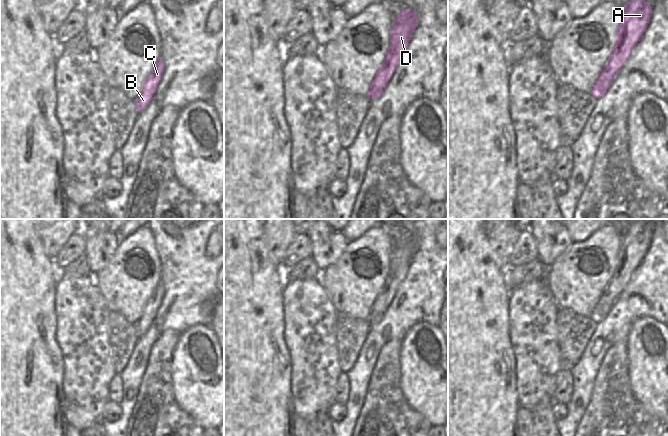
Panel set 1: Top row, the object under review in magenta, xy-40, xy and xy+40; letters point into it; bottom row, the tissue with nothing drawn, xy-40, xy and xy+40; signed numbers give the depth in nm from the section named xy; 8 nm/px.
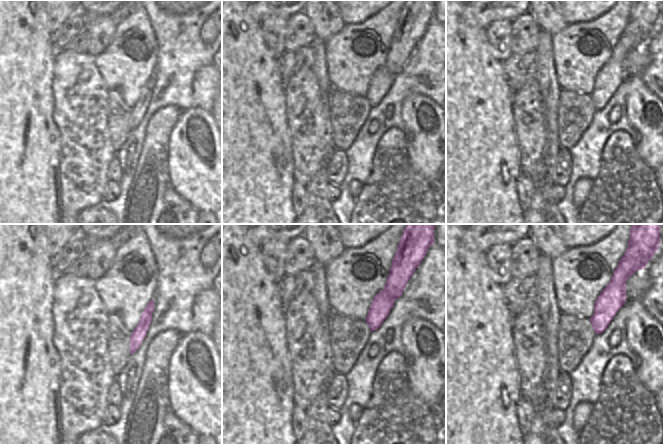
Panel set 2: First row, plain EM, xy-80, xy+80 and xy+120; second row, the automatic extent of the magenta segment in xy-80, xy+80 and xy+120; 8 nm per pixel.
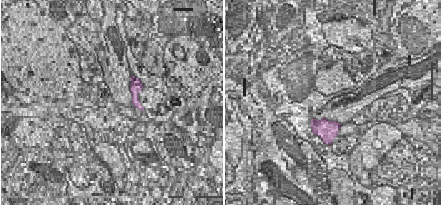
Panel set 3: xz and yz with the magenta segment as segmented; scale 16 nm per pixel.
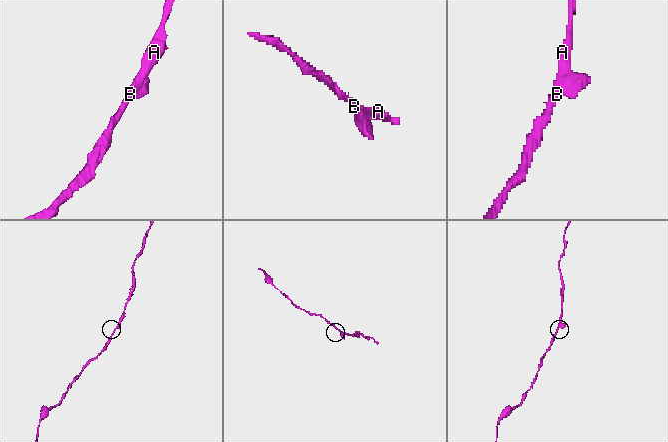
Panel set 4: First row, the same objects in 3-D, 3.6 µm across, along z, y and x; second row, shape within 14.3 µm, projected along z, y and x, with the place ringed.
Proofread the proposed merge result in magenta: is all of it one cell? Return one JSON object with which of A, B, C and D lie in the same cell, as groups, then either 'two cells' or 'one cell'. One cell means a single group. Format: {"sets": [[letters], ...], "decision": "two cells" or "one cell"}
{"sets": [["A", "B", "C", "D"]], "decision": "one cell"}

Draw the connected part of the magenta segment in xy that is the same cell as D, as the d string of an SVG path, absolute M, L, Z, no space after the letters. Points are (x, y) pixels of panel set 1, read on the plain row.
M405 233L394 242L390 254L390 270L384 287L380 290L368 316L369 323L377 323L386 312L400 284L406 278L412 258L418 250L418 240L413 233Z

